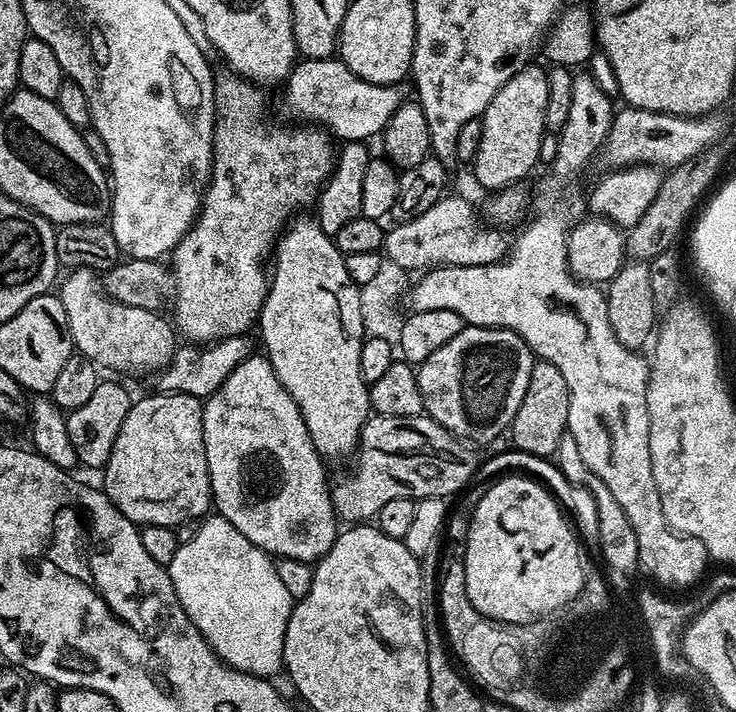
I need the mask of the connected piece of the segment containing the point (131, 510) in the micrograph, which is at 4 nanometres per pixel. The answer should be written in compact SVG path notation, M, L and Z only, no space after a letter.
M153 391L151 395L141 400L139 397L126 414L126 422L122 422L118 438L114 438L114 450L110 450L110 458L102 469L102 490L133 524L175 529L176 525L188 520L200 520L213 507L210 470L206 466L204 406L201 397L190 394Z

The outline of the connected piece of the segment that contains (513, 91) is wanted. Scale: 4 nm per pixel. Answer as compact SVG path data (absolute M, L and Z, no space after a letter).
M529 66L518 70L498 94L486 106L480 120L482 142L478 142L478 154L470 162L476 180L484 188L499 190L521 183L523 176L532 172L532 167L540 164L539 147L542 134L546 131L546 94L548 93L548 74L542 67Z

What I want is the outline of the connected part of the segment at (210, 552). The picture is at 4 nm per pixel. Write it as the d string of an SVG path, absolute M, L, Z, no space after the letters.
M212 514L201 523L198 534L194 534L190 542L178 546L174 558L166 567L182 610L186 610L190 622L194 622L202 638L206 638L220 660L251 676L272 678L276 671L279 673L283 669L286 622L290 622L294 601L286 591L286 585L278 578L273 557L254 546L254 542L244 537L235 526L230 526L226 518Z

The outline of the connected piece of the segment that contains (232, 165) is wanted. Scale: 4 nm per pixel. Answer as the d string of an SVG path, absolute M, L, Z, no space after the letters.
M227 75L216 81L212 178L204 192L204 203L191 230L170 253L176 304L174 327L185 341L201 346L214 340L245 335L248 327L259 321L270 283L264 259L273 255L282 229L299 213L296 211L307 204L308 207L315 205L334 163L334 140L323 127L271 128L264 125L265 89L243 76Z

